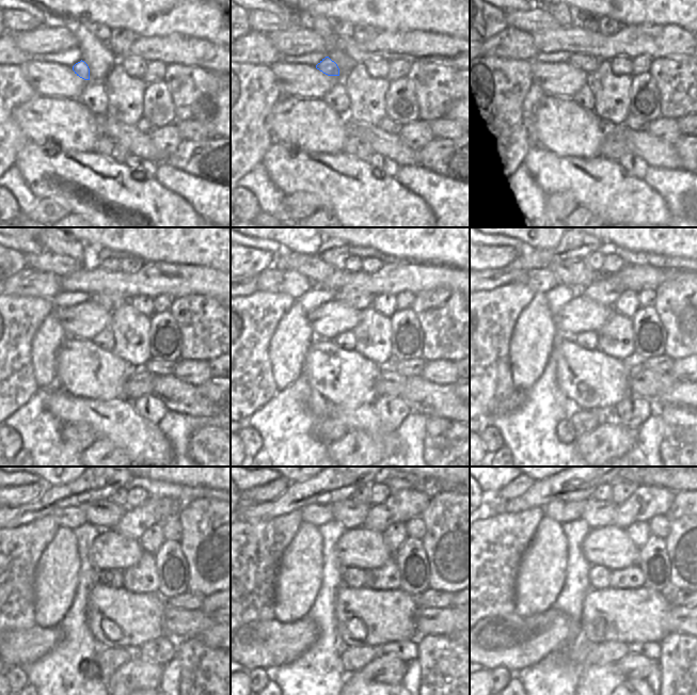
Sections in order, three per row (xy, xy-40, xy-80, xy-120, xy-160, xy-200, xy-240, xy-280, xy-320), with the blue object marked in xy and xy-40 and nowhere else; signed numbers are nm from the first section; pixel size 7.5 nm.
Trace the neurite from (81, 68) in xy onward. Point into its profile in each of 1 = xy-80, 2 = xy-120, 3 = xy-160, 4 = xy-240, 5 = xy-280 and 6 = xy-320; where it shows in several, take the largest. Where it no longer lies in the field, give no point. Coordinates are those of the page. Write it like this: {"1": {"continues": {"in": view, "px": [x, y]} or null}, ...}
{"1": {"continues": {"in": "xy-80", "px": [588, 64]}}, "2": {"continues": {"in": "xy-120", "px": [110, 302]}}, "3": {"continues": {"in": "xy-160", "px": [358, 299]}}, "4": {"continues": {"in": "xy-240", "px": [135, 522]}}, "5": {"continues": {"in": "xy-280", "px": [402, 505]}}, "6": {"continues": {"in": "xy-320", "px": [647, 502]}}}

